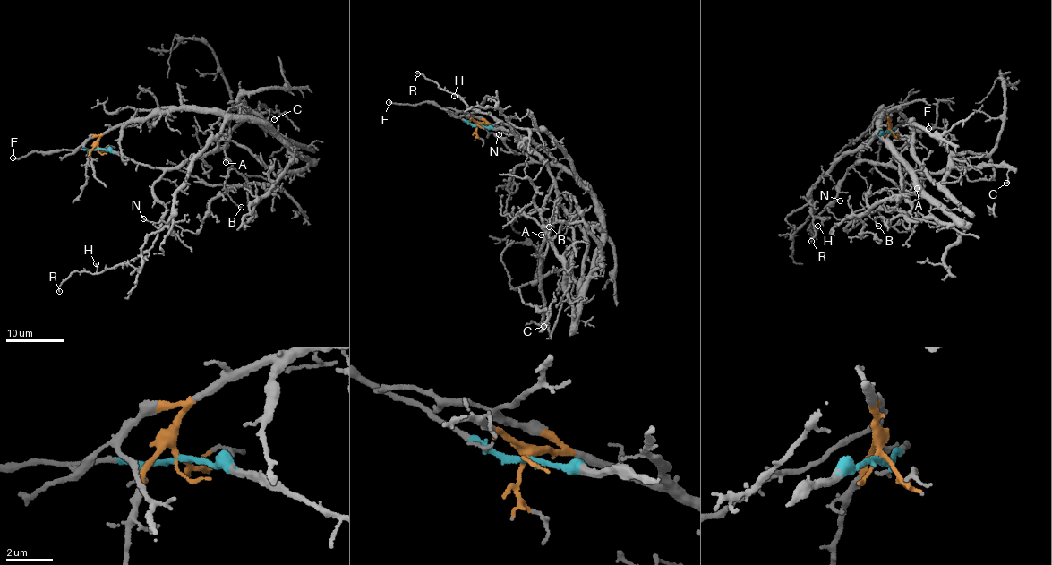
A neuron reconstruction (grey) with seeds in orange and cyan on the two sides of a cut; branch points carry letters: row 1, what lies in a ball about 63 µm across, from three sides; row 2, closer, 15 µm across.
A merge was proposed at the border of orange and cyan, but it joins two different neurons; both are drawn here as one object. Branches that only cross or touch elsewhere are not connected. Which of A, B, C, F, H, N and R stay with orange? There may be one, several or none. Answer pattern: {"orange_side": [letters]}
{"orange_side": []}

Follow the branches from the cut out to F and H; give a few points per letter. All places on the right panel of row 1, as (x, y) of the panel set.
F: (889, 131), (900, 124), (918, 124), (924, 129), (928, 128)
H: (889, 131), (860, 148), (857, 161), (842, 180), (837, 195), (813, 223), (810, 235), (817, 226)

